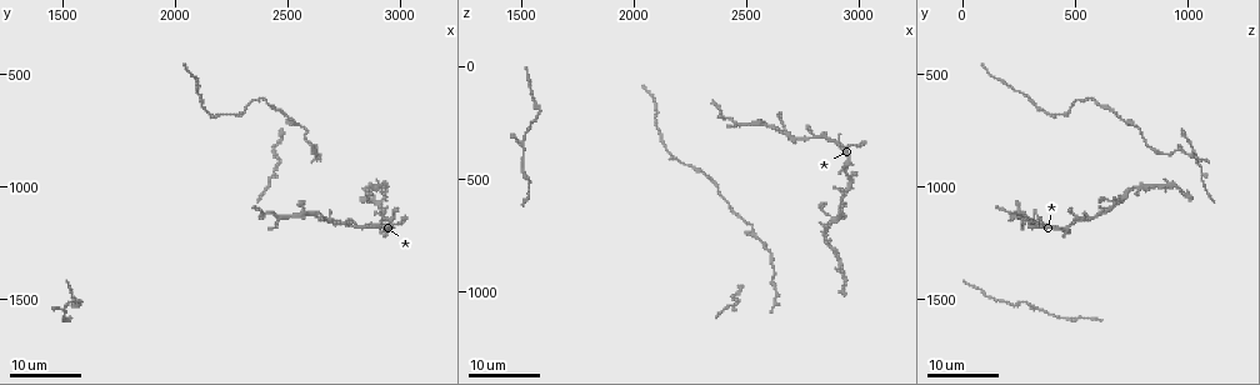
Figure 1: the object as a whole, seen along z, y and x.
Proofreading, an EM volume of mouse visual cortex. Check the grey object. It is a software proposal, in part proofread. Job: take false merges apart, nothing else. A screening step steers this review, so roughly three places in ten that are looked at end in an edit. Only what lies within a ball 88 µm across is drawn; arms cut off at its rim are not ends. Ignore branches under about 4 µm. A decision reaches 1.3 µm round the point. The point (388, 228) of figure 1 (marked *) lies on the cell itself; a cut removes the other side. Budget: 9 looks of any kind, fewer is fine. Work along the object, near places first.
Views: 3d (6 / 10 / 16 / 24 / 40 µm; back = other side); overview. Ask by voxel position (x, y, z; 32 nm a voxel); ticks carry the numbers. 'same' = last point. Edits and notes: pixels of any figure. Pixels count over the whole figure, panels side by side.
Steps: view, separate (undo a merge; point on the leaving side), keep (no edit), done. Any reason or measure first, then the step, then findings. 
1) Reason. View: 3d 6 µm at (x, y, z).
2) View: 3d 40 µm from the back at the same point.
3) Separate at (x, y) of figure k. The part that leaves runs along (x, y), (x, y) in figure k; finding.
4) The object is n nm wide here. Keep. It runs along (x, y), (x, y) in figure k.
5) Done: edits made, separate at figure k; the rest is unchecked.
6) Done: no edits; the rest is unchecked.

Three-way junction. View: 3d 24 µm at (2950, 1150, 560).

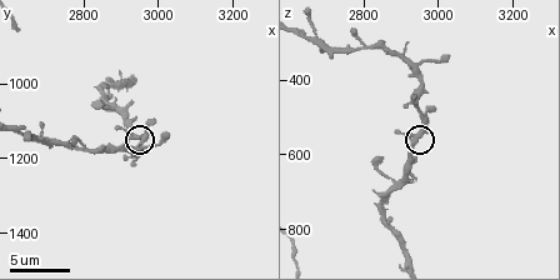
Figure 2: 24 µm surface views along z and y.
View: 3d 10 µm at (2940, 1150, 550).

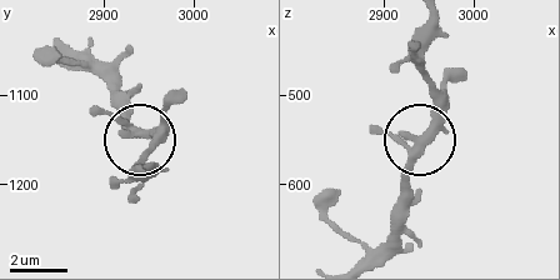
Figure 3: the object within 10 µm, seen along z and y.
The object is 280 nm wide here. Keep. All the same cell.

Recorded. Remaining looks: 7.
Branch point. View: 3d 24 µm at (2850, 1010, 780).

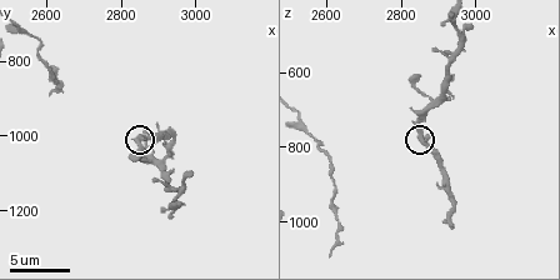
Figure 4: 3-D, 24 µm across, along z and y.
View: 3d 6 µm at the same point.

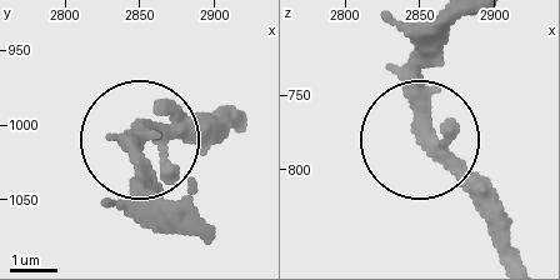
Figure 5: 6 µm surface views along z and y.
The side arm is 10 µm long; 3 arms meet here. Keep. One cell here.

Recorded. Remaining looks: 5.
Sudden change in width. View: 3d 10 µm at (2530, 710, 720).

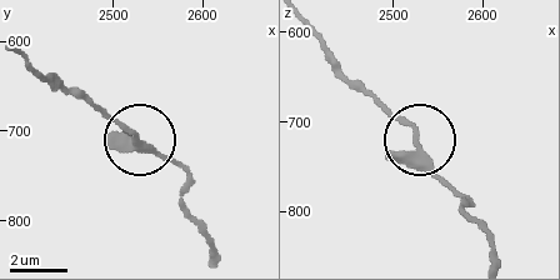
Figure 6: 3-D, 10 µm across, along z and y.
Keep. All the same cell.

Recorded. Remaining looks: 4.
Three-way junction. View: 3d 16 µm at (2460, 1140, 250).

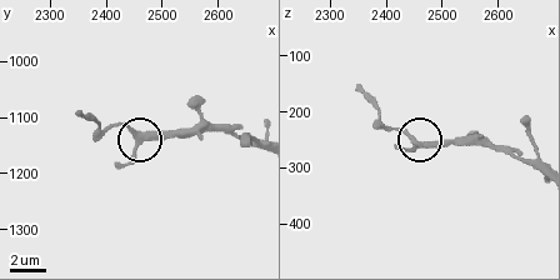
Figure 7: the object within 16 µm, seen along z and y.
View: 3d 6 µm at (2460, 1135, 260).

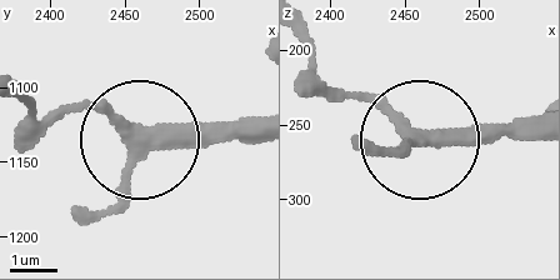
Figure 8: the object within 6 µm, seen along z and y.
3 arms meet here. Keep. It runs along (250, 126), (130, 138), (83, 114), (26, 114) in figure 8; continuous, no second cell.

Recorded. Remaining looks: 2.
View: 3d 16 µm at (1580, 1500, 190).

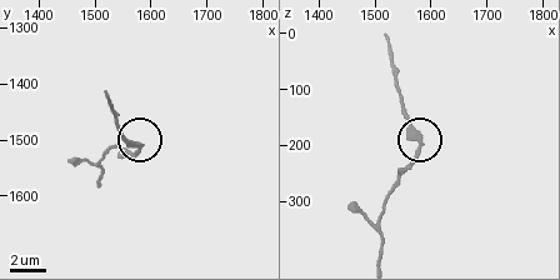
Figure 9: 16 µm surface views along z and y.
Zoom in. View: 3d 10 µm at (1580, 1515, 195).

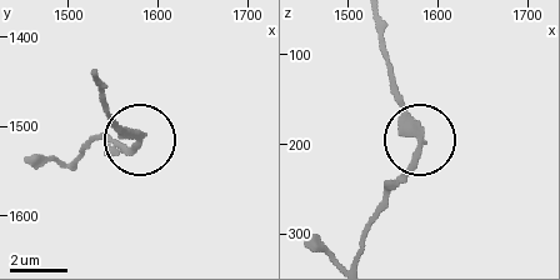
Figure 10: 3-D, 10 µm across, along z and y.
Separate at (114, 130) of figure 10. The part that leaves runs along (141, 135), (113, 120), (100, 80) in figure 10; a second cell is stuck on.

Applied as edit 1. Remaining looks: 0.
Done: edits made, separate at figure 10; the rest is unchecked.

